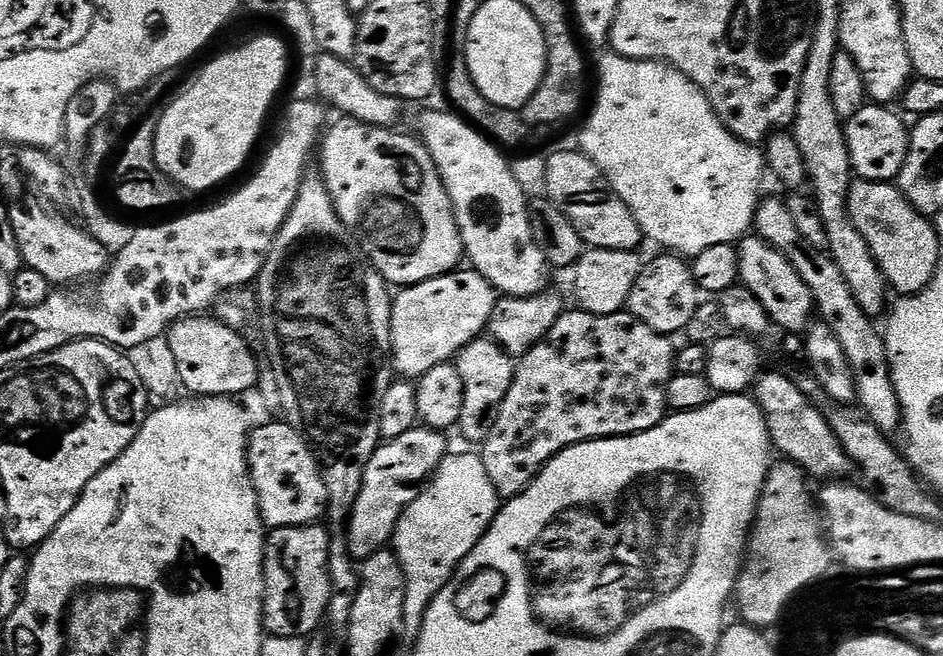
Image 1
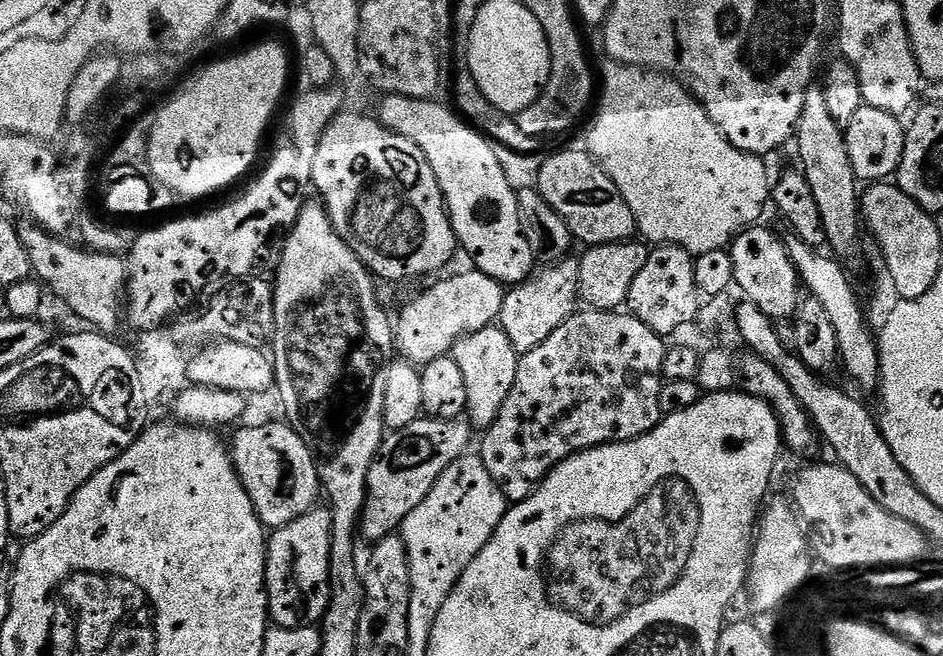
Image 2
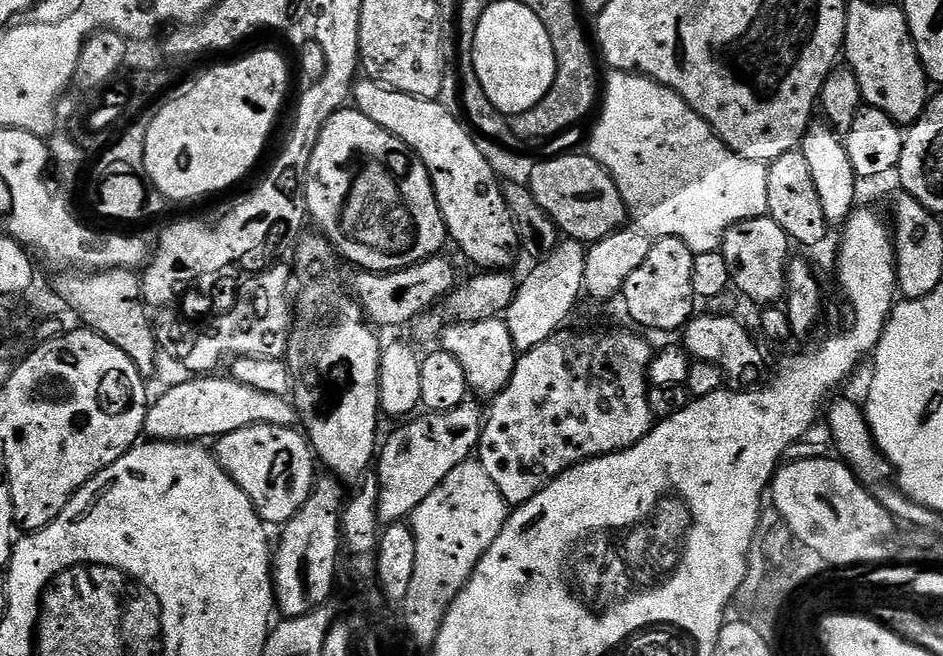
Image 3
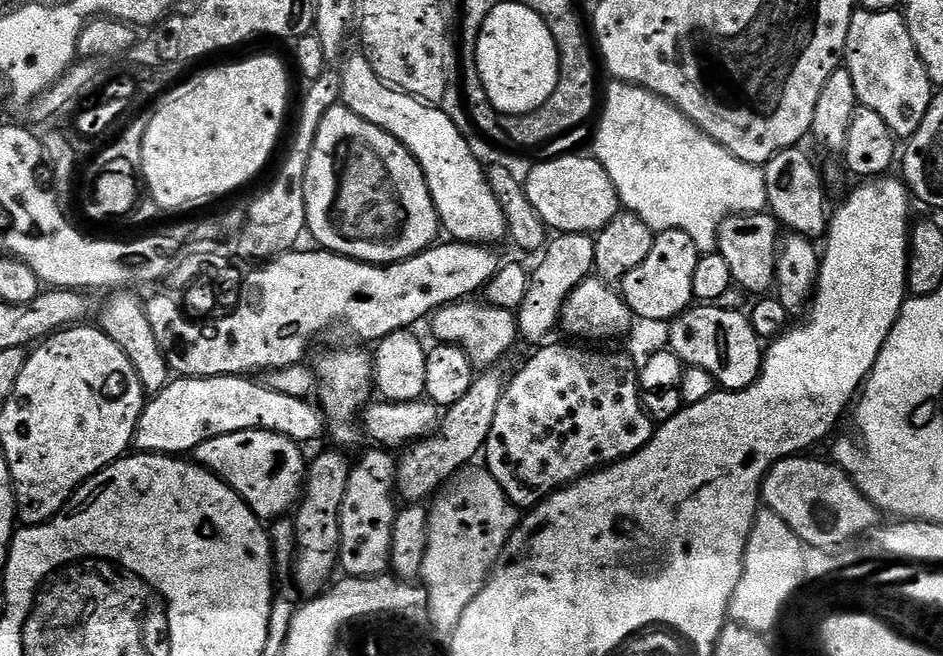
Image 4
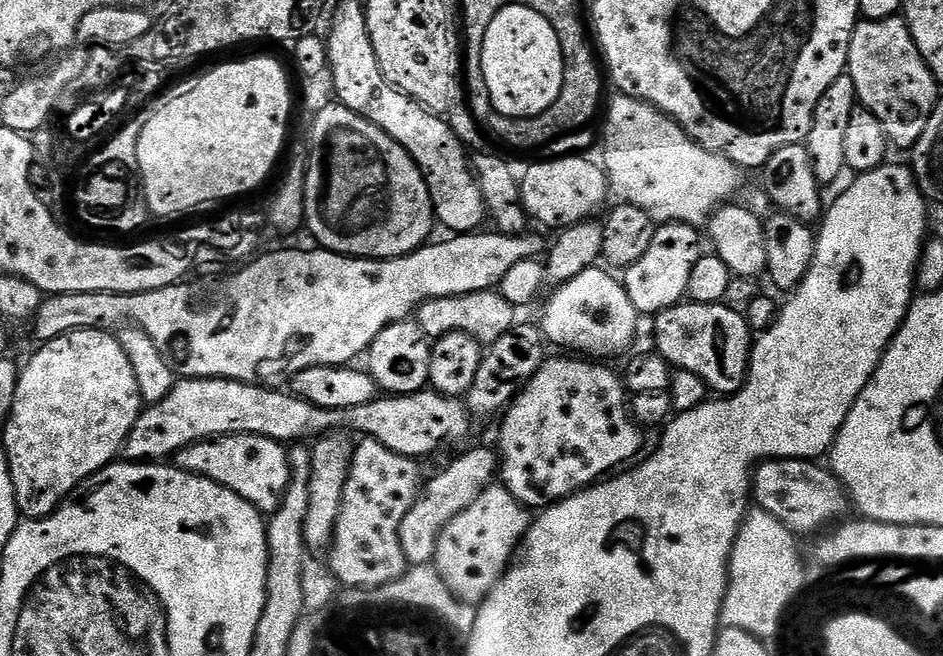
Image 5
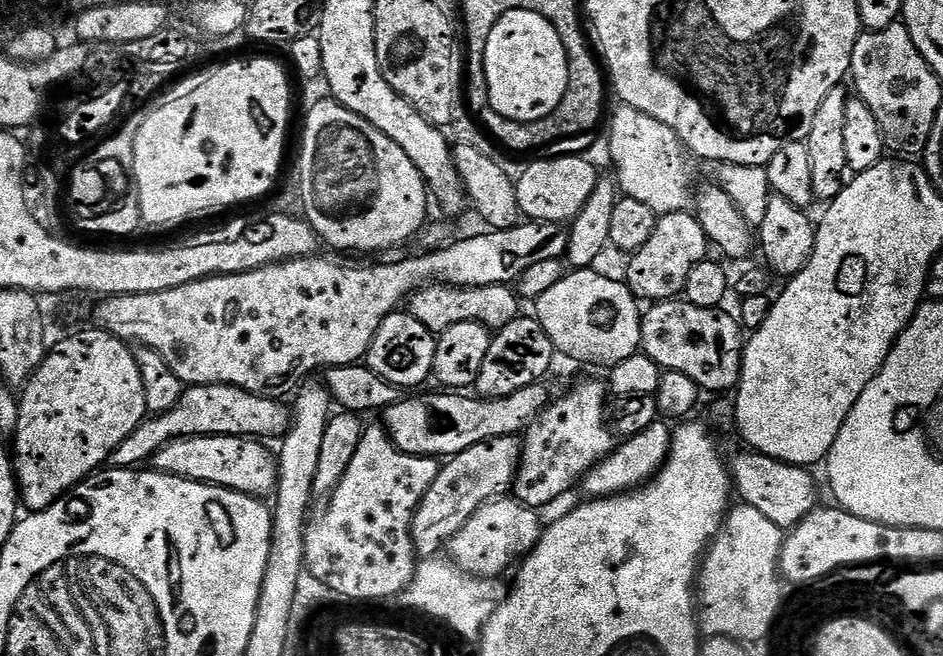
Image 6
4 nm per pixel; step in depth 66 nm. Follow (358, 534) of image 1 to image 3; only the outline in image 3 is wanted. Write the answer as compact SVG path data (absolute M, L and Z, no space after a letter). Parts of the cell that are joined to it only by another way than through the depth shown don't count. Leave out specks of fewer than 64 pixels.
M469 398L446 413L417 415L401 423L404 425L385 444L383 441L374 464L374 476L380 485L376 514L381 525L407 521L414 509L438 490L442 478L479 449L480 430L486 419L485 409L480 409L479 403L479 399Z

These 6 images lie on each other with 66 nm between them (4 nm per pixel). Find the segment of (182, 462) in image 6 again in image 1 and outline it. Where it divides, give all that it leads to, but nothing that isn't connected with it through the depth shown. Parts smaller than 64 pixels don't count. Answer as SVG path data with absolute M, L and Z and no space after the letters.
M287 422L281 424L264 424L261 428L253 427L248 437L248 471L252 474L252 485L256 491L256 497L260 503L260 518L264 521L269 529L273 528L293 528L294 526L302 526L303 524L315 524L325 519L328 510L328 491L322 482L322 474L320 473L320 466L318 457L312 451L307 440Z

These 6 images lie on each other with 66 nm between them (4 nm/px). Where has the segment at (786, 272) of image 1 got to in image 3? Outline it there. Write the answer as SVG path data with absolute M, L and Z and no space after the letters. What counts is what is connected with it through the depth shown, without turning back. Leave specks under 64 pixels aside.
M769 215L750 218L730 226L725 232L722 251L730 270L731 287L741 297L749 296L759 306L772 306L784 299L784 283L790 259L786 230Z

